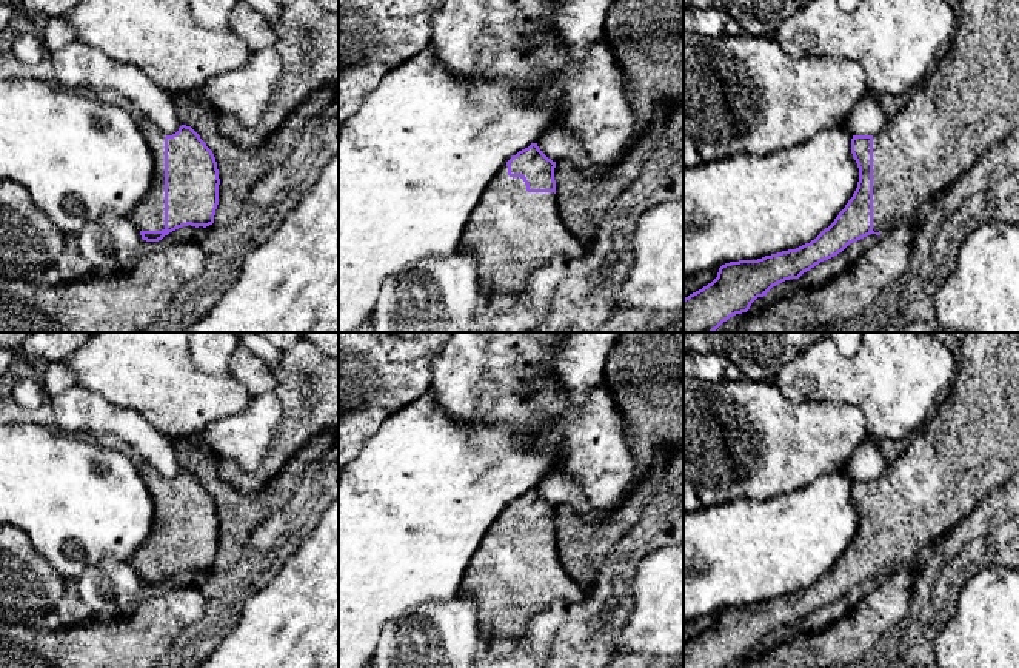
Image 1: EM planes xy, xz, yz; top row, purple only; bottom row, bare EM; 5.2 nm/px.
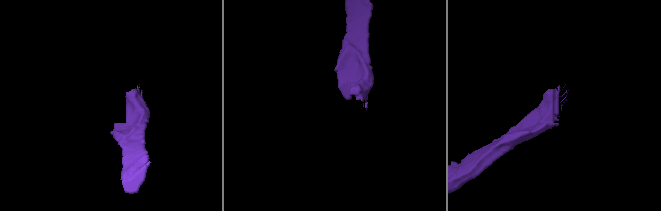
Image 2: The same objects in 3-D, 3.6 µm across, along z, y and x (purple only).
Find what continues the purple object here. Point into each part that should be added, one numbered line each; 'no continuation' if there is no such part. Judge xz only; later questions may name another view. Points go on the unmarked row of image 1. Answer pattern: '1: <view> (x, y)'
1: xz (511, 577)

